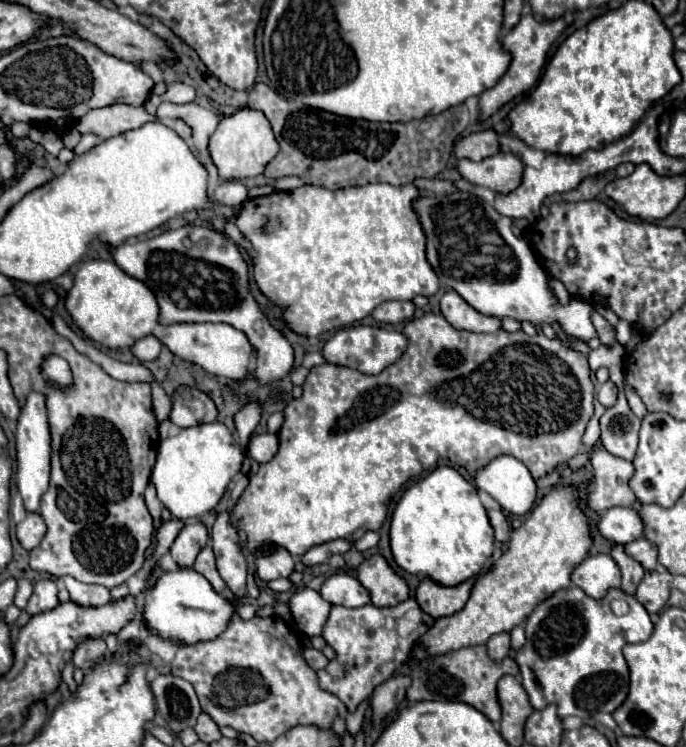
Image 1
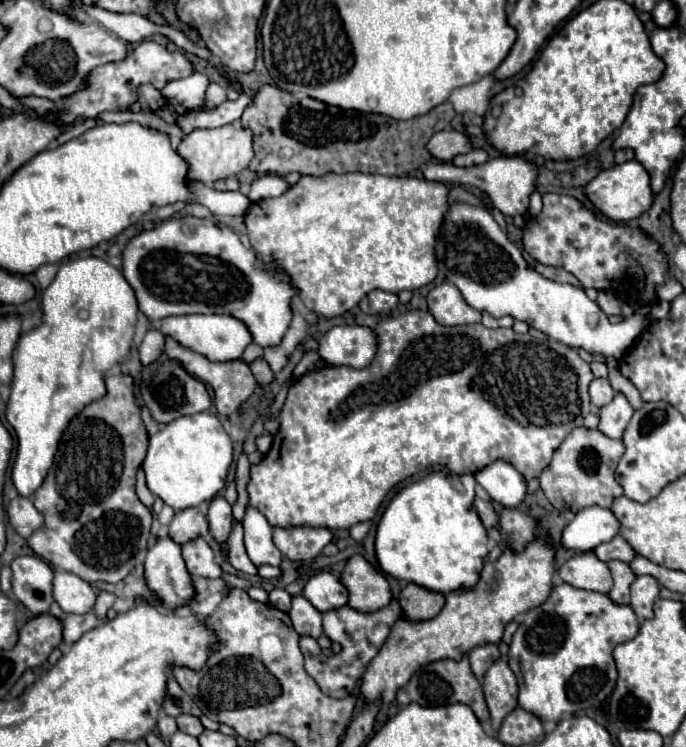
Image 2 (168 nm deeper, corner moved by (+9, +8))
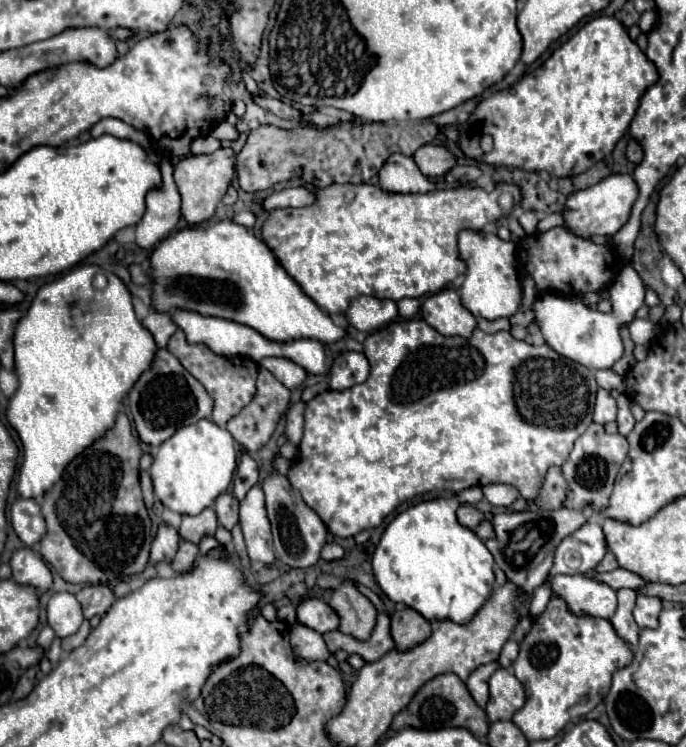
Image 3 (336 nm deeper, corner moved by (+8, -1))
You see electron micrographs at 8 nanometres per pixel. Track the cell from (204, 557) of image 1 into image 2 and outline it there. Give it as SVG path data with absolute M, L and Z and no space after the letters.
M204 538L190 540L182 546L182 556L186 560L188 572L192 576L204 576L204 578L220 578L222 568L214 560L214 550Z

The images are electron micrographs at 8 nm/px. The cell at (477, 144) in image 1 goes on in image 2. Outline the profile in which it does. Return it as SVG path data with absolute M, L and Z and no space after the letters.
M442 130L436 132L430 142L428 142L428 150L432 152L434 158L442 160L442 162L450 162L454 156L458 154L468 154L472 150L472 142L466 134L456 132L456 130Z

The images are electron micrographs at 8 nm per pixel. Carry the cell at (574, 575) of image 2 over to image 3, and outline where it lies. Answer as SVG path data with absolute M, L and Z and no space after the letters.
M553 575L549 579L553 595L567 603L567 609L577 617L611 619L617 609L617 593L599 581L585 575Z

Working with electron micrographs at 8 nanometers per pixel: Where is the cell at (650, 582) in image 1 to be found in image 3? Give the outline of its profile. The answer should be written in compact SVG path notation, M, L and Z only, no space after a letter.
M637 595L637 605L635 605L635 611L633 611L633 617L635 617L635 621L641 629L645 629L645 627L655 629L659 625L657 623L659 613L661 613L661 599L659 597Z

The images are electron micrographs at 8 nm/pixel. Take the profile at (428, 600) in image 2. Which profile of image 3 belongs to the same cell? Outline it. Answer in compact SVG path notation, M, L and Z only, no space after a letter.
M403 607L391 615L391 637L397 651L409 651L431 635L431 623L417 611Z

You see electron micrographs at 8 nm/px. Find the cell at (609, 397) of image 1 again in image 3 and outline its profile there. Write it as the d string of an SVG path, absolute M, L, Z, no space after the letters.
M599 389L597 393L597 401L595 401L595 423L609 423L609 421L615 421L617 417L617 403L613 399L613 395L605 389Z

